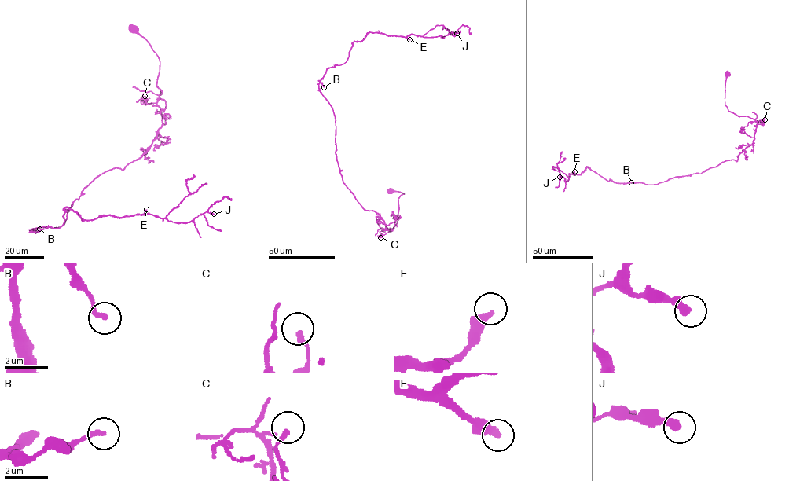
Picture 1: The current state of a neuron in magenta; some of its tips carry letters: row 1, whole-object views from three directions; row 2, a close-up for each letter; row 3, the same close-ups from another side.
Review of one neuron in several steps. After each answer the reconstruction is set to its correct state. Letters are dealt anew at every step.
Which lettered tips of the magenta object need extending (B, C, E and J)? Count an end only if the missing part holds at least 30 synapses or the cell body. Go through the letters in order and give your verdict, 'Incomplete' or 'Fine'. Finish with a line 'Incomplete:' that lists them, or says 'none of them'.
B: Fine
C: Fine
E: Incomplete
J: Fine
Incomplete: E

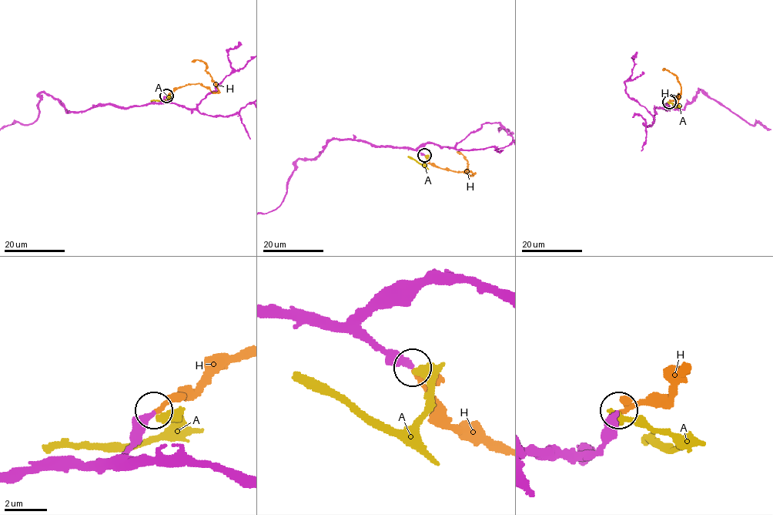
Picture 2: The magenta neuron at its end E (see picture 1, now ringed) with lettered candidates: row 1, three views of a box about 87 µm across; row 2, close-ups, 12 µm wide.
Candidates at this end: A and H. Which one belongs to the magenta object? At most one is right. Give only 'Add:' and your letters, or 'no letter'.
Add: H

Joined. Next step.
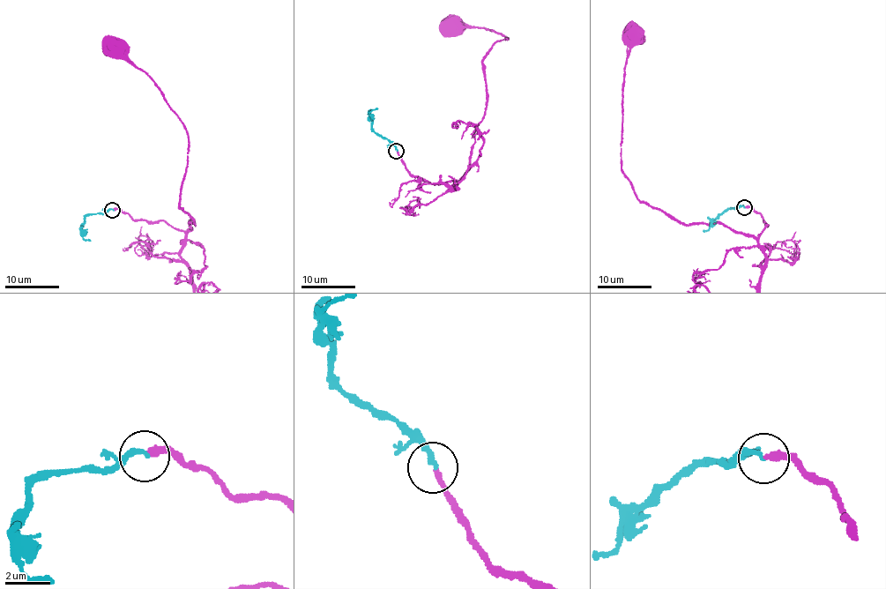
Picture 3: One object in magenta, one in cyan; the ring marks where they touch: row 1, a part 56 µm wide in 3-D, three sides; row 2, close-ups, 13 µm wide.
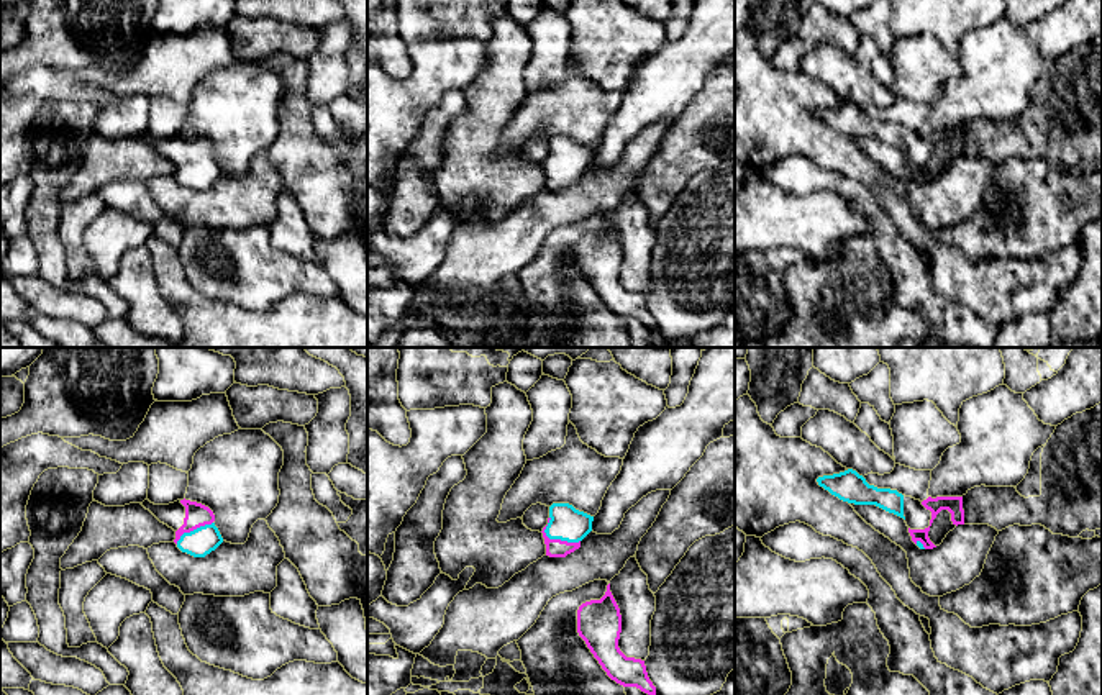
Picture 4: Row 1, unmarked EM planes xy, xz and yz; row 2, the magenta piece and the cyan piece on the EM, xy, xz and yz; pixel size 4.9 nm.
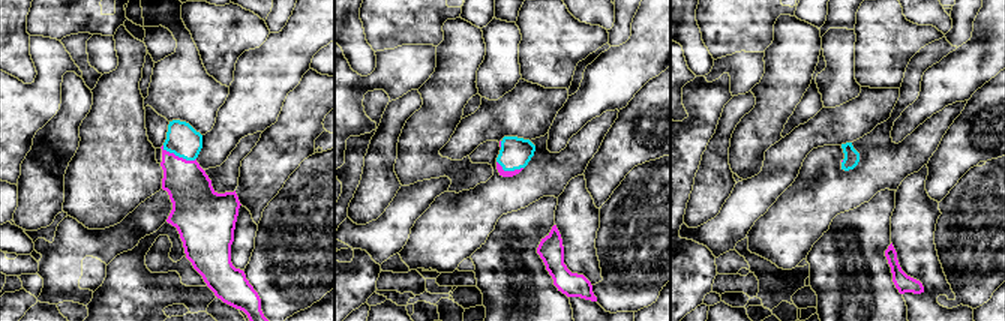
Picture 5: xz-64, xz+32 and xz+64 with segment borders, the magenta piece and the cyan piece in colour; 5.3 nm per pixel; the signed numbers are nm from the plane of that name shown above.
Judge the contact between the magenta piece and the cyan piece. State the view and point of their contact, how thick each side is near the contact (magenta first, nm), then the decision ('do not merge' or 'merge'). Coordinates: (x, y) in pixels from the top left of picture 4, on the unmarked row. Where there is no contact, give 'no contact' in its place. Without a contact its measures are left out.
contact xz (555, 172); calibres 100 and 170 nm; merge

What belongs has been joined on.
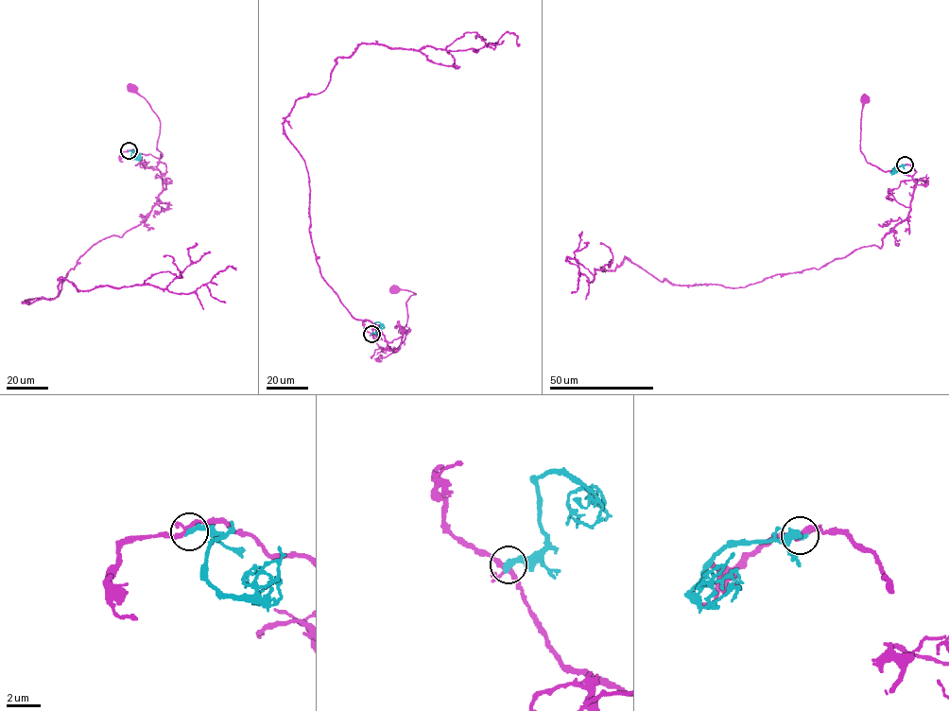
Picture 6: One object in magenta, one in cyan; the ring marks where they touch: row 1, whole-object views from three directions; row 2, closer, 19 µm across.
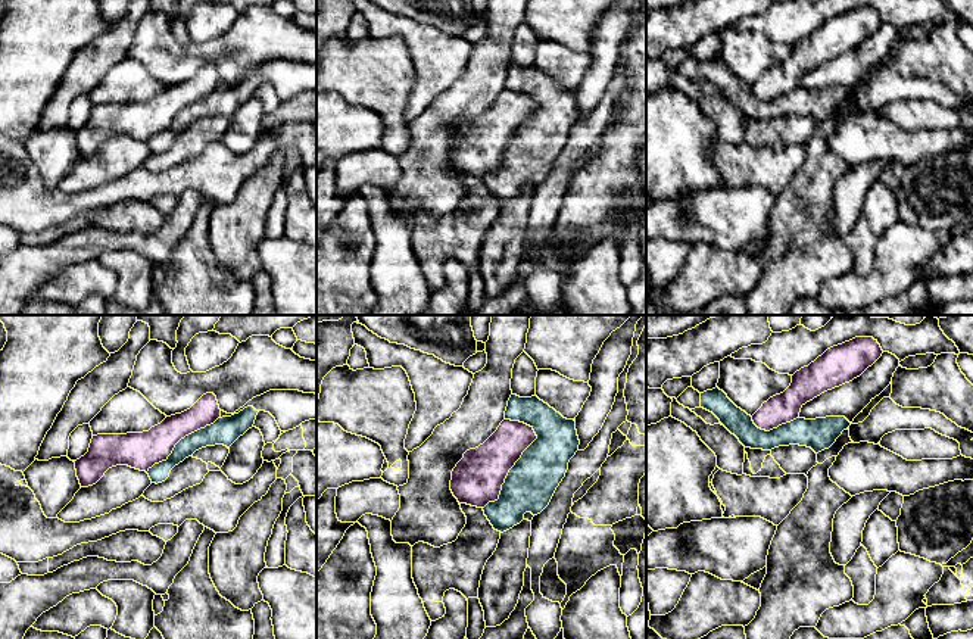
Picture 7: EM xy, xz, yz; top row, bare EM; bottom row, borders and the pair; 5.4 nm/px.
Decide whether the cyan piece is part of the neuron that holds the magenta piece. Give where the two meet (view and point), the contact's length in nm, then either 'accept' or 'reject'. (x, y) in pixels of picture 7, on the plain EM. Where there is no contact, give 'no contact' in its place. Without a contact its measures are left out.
contact xz (510, 139); length 550 nm; reject

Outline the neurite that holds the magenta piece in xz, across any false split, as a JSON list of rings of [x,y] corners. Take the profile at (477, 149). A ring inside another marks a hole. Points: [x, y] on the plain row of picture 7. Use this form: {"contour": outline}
{"contour": [[[503,90],[483,115],[467,121],[453,138],[450,160],[458,172],[484,178],[498,171],[509,140],[536,109],[533,97]]]}

